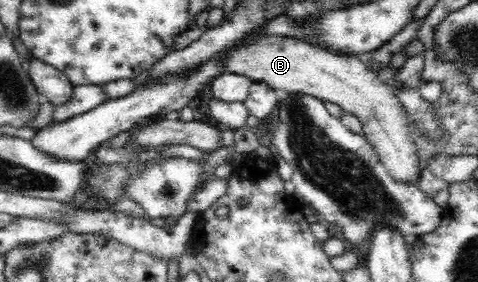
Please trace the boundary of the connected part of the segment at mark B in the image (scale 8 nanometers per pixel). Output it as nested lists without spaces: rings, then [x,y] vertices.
[[[262,37],[252,43],[244,43],[240,49],[236,47],[226,57],[226,71],[246,76],[252,82],[264,82],[273,90],[283,89],[289,94],[312,96],[322,102],[336,104],[342,111],[352,113],[360,121],[364,139],[377,152],[380,163],[384,166],[390,179],[393,179],[394,183],[409,183],[409,185],[419,187],[423,163],[418,157],[418,144],[414,142],[412,135],[414,125],[400,103],[395,89],[381,82],[368,68],[363,57],[334,54],[319,46],[287,37]]]

